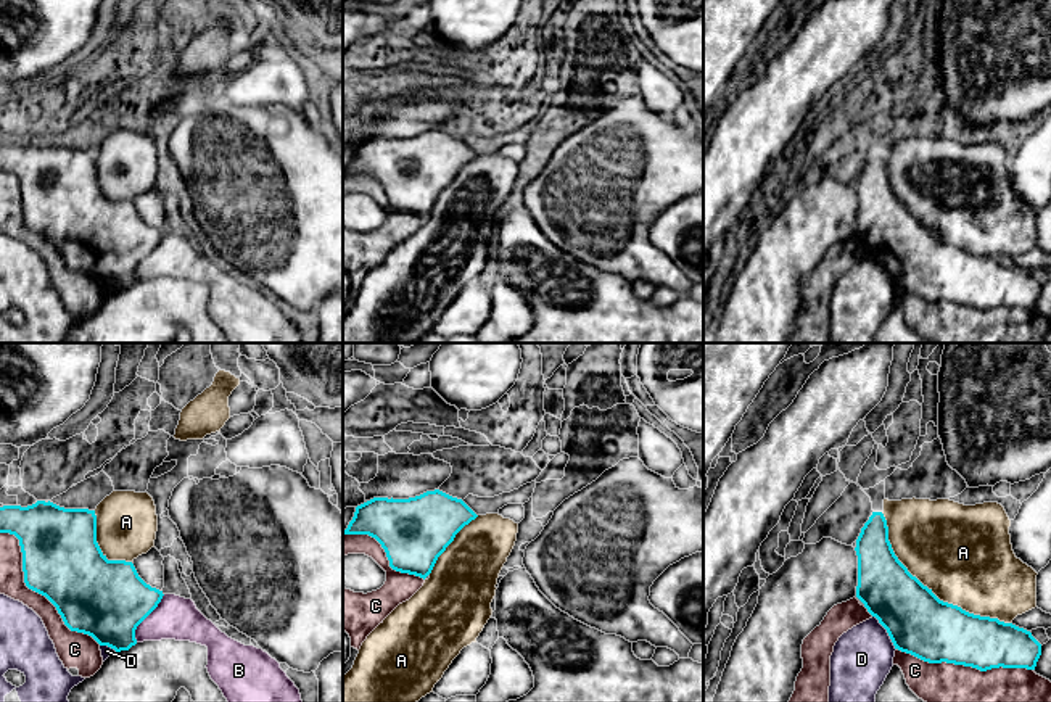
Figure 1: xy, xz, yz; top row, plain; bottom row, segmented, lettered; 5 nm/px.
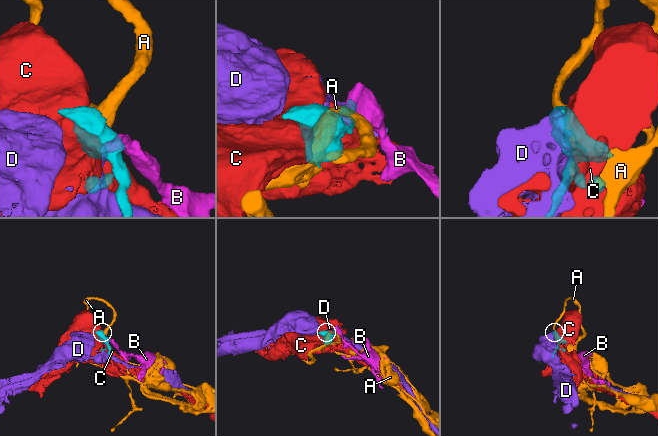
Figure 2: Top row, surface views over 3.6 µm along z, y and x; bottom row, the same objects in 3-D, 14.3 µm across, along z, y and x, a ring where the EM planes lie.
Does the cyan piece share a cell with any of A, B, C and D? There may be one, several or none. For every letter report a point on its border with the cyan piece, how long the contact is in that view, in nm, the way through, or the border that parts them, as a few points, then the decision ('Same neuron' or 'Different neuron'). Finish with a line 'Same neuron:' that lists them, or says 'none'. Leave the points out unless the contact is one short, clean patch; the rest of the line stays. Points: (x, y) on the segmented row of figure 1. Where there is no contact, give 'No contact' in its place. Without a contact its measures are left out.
A: Touches cyan at yz (931, 590). Shared border 850 nm. Same neuron
B: Touches cyan at xy (145, 617). Shared border 280 nm. Boundary: xy (164, 594), (137, 627), (136, 641). Different neuron
C: Touches cyan at xy (36, 591). Shared border 750 nm. Different neuron
D: Touches cyan at yz (887, 631). Shared border 200 nm. Different neuron
Same neuron: A

